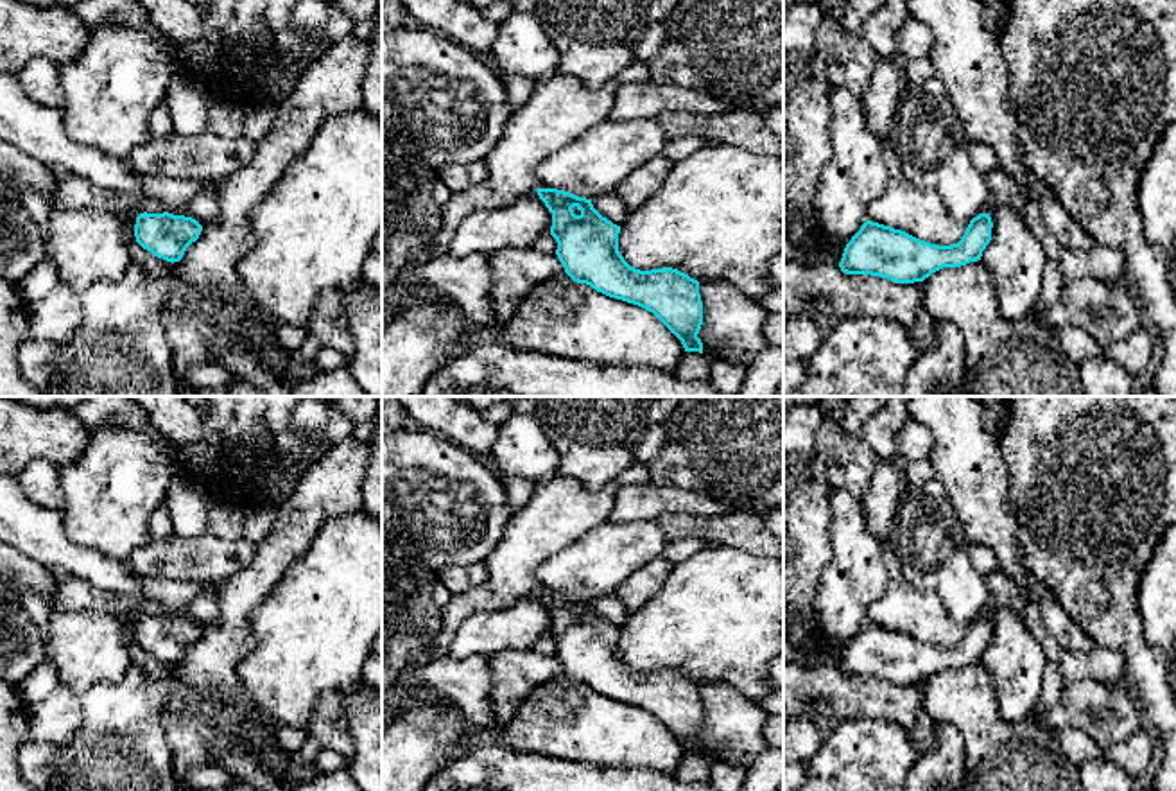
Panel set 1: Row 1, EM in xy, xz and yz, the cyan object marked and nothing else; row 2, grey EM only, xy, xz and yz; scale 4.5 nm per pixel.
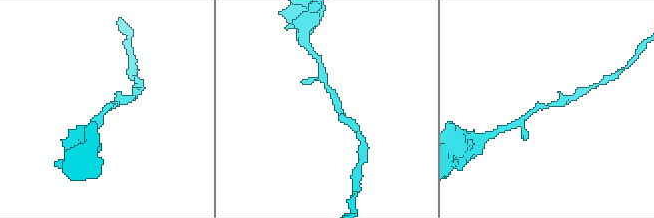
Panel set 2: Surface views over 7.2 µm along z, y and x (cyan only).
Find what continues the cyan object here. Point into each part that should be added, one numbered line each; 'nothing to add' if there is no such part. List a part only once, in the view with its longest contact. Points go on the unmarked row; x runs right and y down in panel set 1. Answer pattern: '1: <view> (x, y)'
nothing to add

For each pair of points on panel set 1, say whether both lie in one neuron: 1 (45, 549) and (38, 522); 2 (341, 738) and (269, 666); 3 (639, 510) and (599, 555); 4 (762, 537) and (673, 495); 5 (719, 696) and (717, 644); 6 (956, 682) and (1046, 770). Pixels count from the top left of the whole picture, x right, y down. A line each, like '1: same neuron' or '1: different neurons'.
1: same neuron
2: different neurons
3: different neurons
4: different neurons
5: different neurons
6: same neuron

